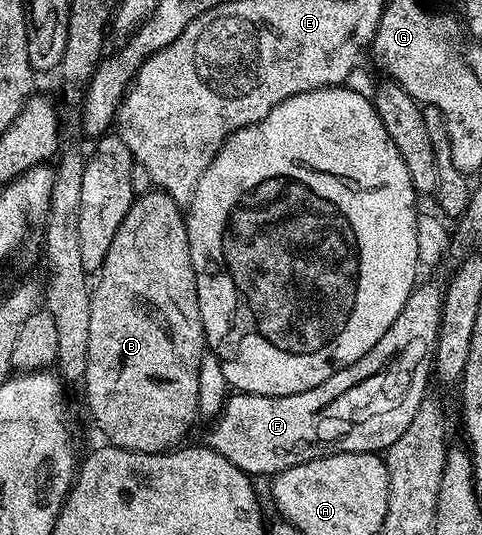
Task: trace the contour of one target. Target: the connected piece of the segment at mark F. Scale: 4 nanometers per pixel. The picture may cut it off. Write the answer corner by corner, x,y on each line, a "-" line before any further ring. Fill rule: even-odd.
414,292
409,295
407,304
403,304
403,312
399,312
399,316
395,316
395,324
391,324
391,328
387,328
387,332
383,332
383,340
379,340
379,344
375,344
375,348
371,348
371,352
367,352
359,360
355,360
355,364
351,364
347,368
343,368
339,372
335,372
335,376
327,376
327,380
323,380
323,384
315,384
315,388
307,388
307,392
299,392
291,396
259,396
258,394
243,394
240,392
230,393
225,399
225,409
221,411
216,419
217,427
213,430
213,435
207,438
208,445
212,446
215,452
219,452
223,456
227,456
227,460
231,460
231,464
235,464
244,474
250,476
258,476
257,474
269,474
268,476
276,476
283,473
287,468
295,468
299,464
307,464
311,460
319,460
326,458
332,454
376,454
388,450
391,444
395,444
395,440
399,440
399,436
403,436
403,432
407,432
407,424
411,424
411,419
415,416
415,412
419,408
419,404
427,397
425,390
429,386
429,378
431,382
431,359
434,357
437,349
437,333
441,327
441,298
435,296
432,298
429,294
420,294
-
373,356
379,362
389,362
389,364
405,364
405,374
407,374
407,384
411,382
411,386
405,386
405,410
391,410
385,412
385,416
381,418
381,422
373,422
371,418
371,426
361,426
361,428
351,428
345,434
341,434
341,428
315,428
319,424
317,412
331,402
335,396
339,396
343,390
347,390
351,384
355,384
357,380
369,376
375,370
375,362
-
373,432
379,434
379,438
373,438

